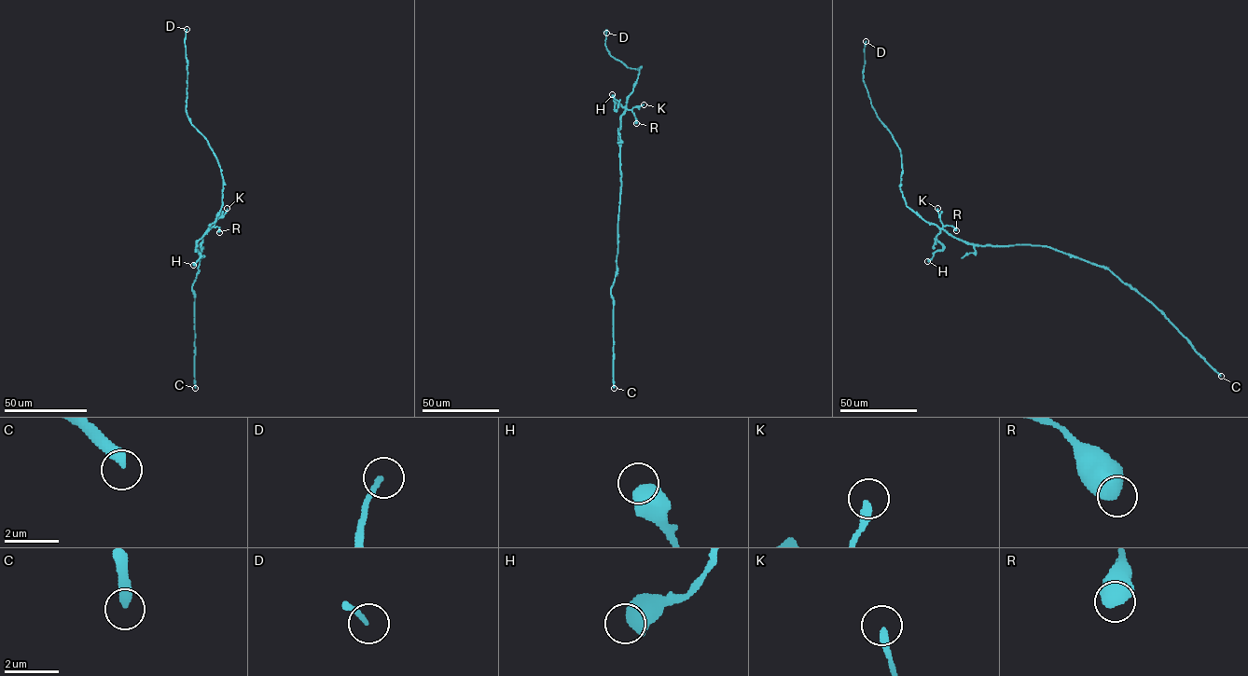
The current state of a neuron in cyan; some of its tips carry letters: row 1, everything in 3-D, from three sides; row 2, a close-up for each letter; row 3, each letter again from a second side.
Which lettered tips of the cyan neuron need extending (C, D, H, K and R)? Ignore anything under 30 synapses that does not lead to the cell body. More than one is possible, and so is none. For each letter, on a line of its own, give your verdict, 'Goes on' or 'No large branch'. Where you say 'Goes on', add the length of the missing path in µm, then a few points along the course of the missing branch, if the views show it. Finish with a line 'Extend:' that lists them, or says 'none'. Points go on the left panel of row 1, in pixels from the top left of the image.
C: Goes on. Missing length about 350 µm
D: No large branch
H: No large branch
K: No large branch
R: No large branch
Extend: C

